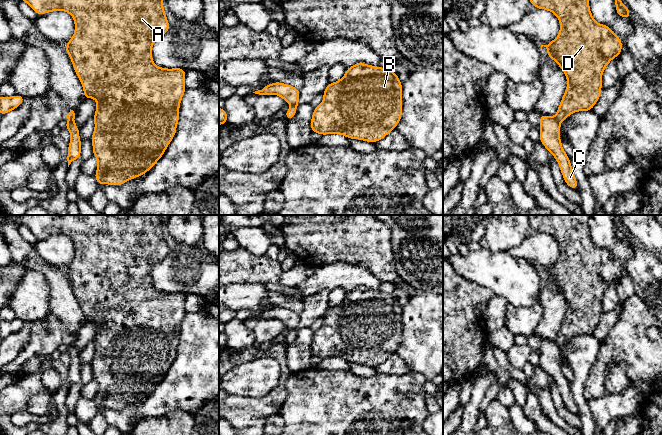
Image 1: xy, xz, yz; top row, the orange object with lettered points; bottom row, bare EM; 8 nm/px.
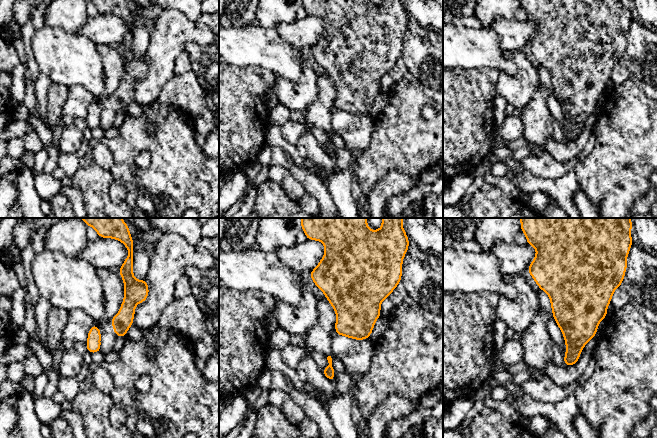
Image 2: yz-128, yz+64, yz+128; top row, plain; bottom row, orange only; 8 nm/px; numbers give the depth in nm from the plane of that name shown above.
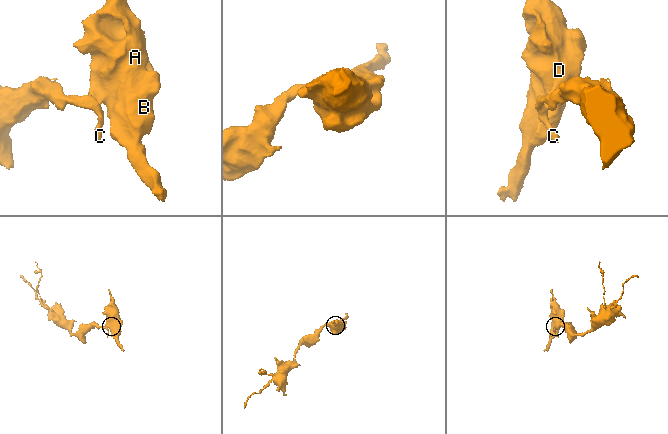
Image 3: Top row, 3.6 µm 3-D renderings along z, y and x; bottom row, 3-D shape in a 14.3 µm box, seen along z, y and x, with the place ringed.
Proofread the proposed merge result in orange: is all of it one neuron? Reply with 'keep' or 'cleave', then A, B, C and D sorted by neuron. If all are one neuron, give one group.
cleave | A B D / C

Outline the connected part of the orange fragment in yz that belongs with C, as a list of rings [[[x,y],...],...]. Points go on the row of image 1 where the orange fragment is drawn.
[[[540,115],[540,142],[550,151],[558,161],[566,184],[574,190],[578,189],[570,159],[563,150],[560,140],[560,124],[557,119],[547,115]]]

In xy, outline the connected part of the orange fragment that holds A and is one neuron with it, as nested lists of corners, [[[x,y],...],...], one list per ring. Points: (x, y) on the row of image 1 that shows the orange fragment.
[[[23,0],[38,15],[51,11],[62,10],[72,15],[75,21],[75,33],[71,40],[66,44],[65,49],[71,58],[76,75],[79,77],[84,89],[84,99],[94,98],[97,100],[97,109],[94,114],[95,131],[91,137],[93,144],[93,154],[98,160],[98,168],[95,178],[98,184],[122,185],[135,177],[142,176],[149,171],[155,163],[162,157],[167,146],[176,133],[179,120],[179,106],[183,94],[186,90],[185,72],[182,68],[165,69],[157,67],[152,61],[151,48],[153,43],[170,29],[164,9],[163,0]]]

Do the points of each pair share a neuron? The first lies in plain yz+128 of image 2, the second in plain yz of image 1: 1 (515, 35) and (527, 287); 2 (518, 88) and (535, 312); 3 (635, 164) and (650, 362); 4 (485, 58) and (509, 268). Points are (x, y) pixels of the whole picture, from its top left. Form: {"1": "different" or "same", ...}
{"1": "different", "2": "same", "3": "same", "4": "same"}

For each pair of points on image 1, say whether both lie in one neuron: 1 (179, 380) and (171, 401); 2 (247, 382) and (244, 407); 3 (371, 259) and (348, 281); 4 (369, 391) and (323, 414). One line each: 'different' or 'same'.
1: same
2: different
3: different
4: same

